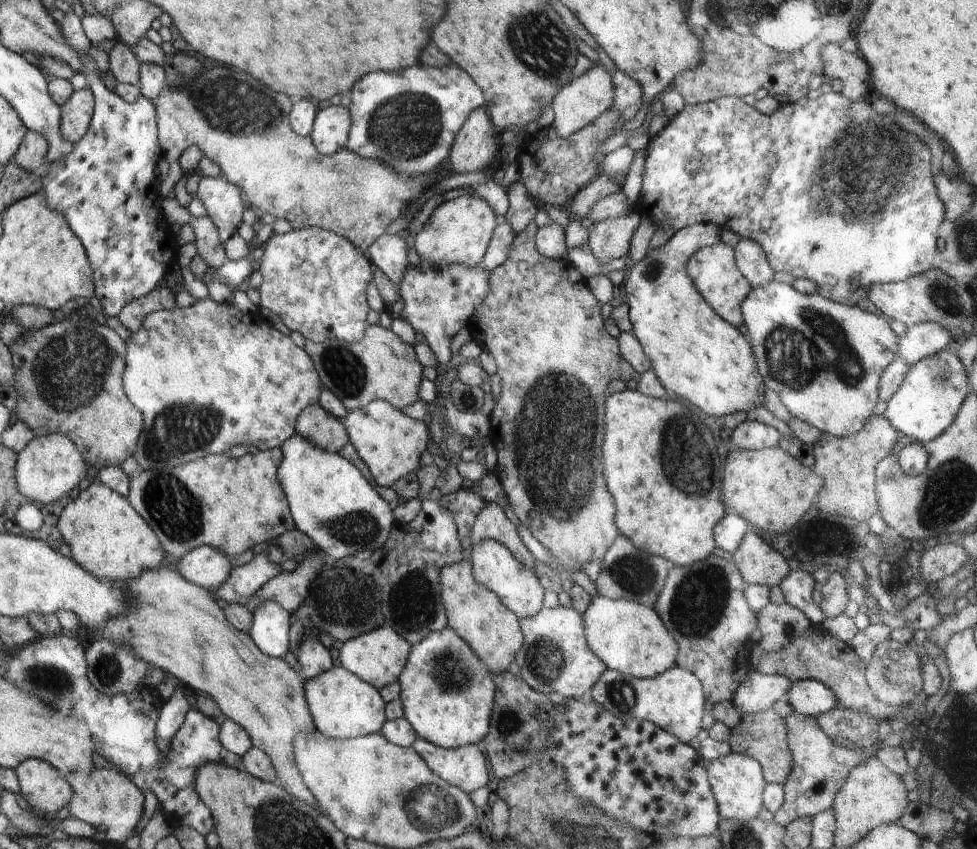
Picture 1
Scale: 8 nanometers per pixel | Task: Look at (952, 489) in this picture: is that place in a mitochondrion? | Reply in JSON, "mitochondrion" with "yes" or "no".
{"mitochondrion":"yes"}

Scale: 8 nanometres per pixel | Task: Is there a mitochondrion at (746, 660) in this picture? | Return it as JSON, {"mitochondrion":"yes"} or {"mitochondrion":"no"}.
{"mitochondrion":"no"}

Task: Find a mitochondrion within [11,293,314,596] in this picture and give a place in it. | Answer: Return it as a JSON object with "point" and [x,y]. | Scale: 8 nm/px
{"point":[68,371]}

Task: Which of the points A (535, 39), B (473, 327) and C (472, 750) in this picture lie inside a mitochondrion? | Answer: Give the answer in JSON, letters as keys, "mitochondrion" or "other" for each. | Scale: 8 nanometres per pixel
{"A":"mitochondrion","B":"other","C":"other"}

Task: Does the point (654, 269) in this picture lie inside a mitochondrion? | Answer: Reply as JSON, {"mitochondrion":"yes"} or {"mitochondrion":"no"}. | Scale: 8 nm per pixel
{"mitochondrion":"yes"}

